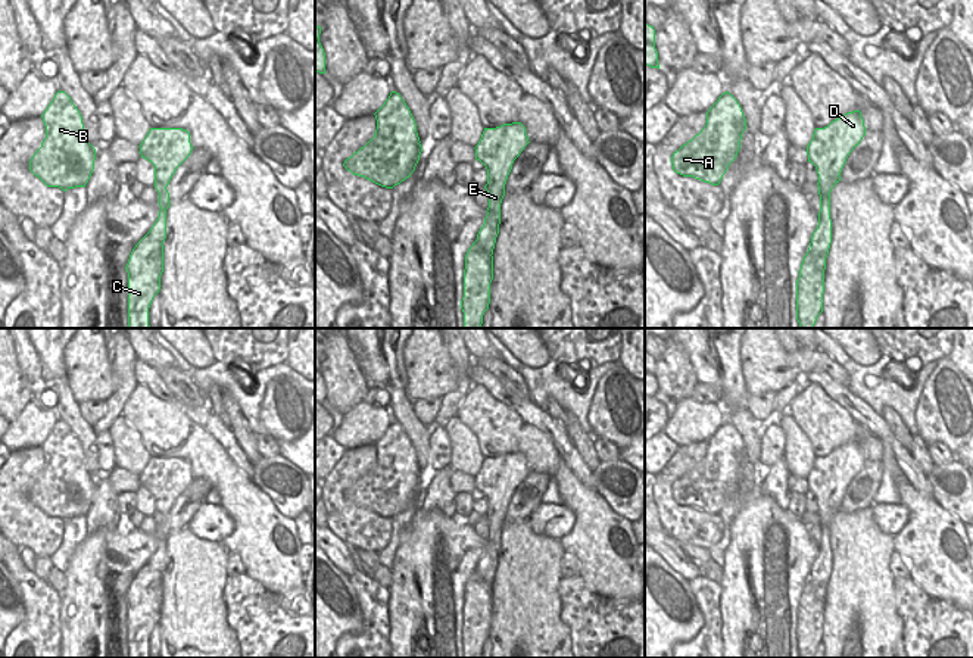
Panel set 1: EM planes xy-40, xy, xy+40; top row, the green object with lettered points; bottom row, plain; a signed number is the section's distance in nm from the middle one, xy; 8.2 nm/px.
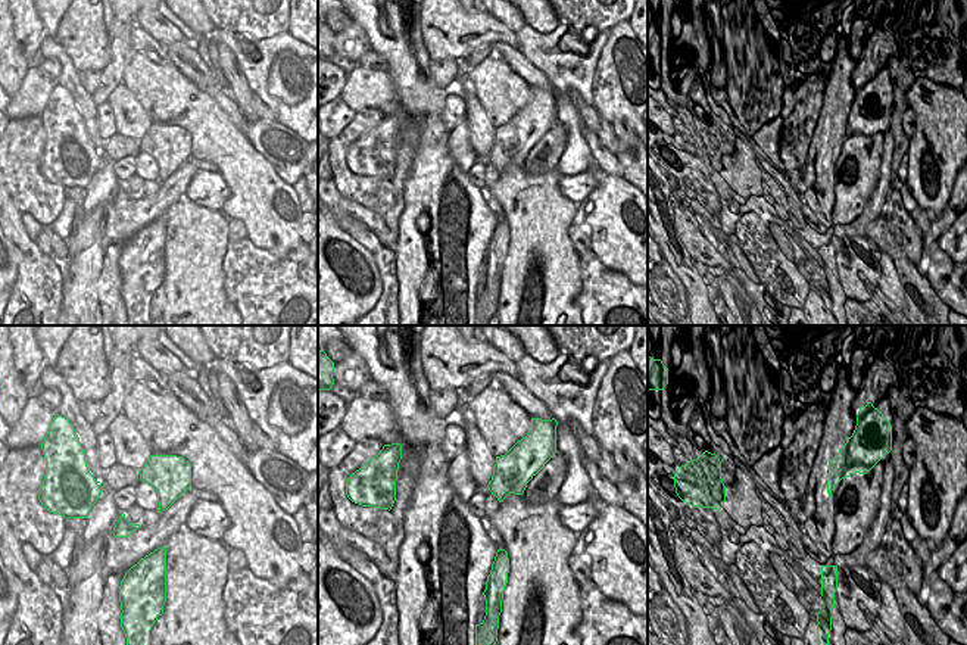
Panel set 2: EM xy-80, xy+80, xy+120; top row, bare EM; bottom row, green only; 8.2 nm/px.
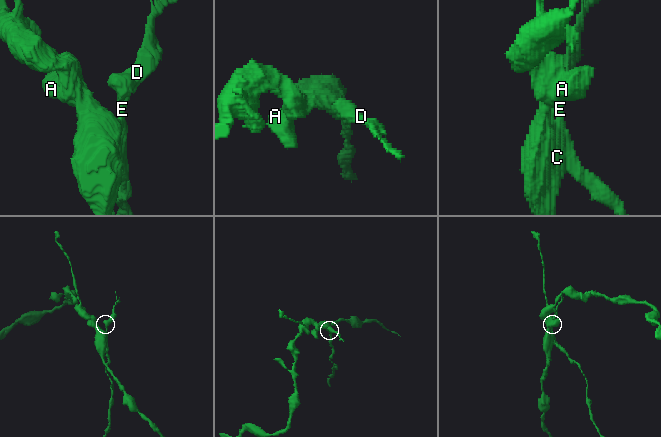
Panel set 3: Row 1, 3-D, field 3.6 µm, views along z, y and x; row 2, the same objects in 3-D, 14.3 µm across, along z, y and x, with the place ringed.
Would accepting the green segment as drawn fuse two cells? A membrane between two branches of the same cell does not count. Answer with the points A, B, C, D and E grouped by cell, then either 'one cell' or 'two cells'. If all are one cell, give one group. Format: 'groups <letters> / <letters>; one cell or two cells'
groups A B C / D E; two cells

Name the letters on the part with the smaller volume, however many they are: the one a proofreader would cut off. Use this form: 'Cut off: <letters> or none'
Cut off: D, E

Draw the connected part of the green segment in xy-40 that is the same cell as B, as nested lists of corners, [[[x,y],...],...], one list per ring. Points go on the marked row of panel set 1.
[[[59,90],[41,118],[46,138],[29,160],[29,171],[47,187],[63,191],[85,187],[94,169],[96,149],[87,140],[79,110]]]

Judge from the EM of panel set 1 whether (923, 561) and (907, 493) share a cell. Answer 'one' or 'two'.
one

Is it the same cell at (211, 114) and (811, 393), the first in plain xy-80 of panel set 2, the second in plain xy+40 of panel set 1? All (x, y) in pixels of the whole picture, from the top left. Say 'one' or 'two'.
one

